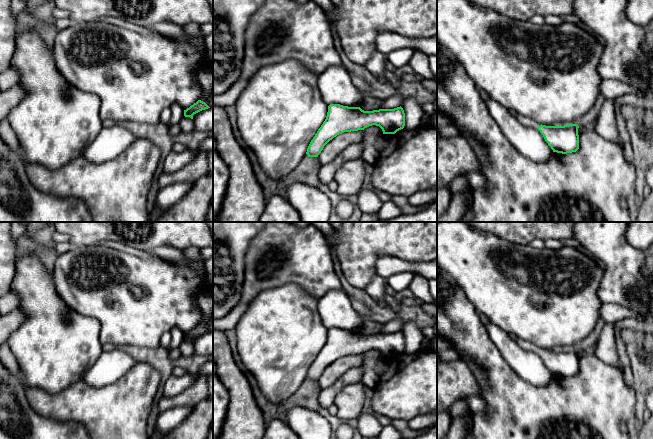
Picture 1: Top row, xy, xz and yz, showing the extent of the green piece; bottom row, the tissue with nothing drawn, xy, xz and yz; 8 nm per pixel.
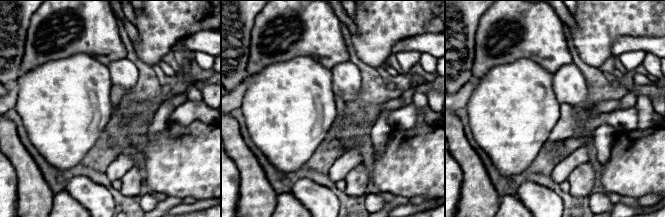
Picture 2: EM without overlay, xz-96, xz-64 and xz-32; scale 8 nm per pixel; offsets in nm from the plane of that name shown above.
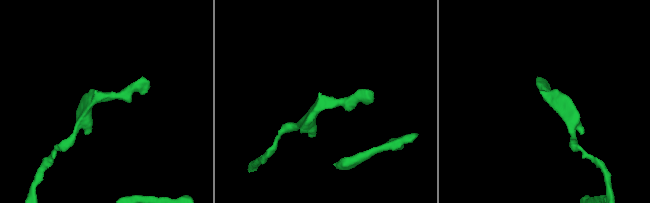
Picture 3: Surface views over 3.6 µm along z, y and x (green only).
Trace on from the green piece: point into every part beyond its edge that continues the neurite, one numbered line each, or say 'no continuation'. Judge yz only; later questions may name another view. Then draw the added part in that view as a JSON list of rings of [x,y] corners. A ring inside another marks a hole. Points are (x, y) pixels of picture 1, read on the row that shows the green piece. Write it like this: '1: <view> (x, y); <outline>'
1: yz (524, 120); [[[518,114],[516,118],[517,118],[518,122],[521,123],[522,125],[530,127],[530,128],[535,128],[537,130],[538,130],[538,127],[541,125],[537,121],[535,121],[527,116],[521,115],[521,114]]]

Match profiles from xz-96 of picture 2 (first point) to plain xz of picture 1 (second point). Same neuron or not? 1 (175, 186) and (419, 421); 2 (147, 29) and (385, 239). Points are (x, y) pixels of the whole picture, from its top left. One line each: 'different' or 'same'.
1: different
2: same

